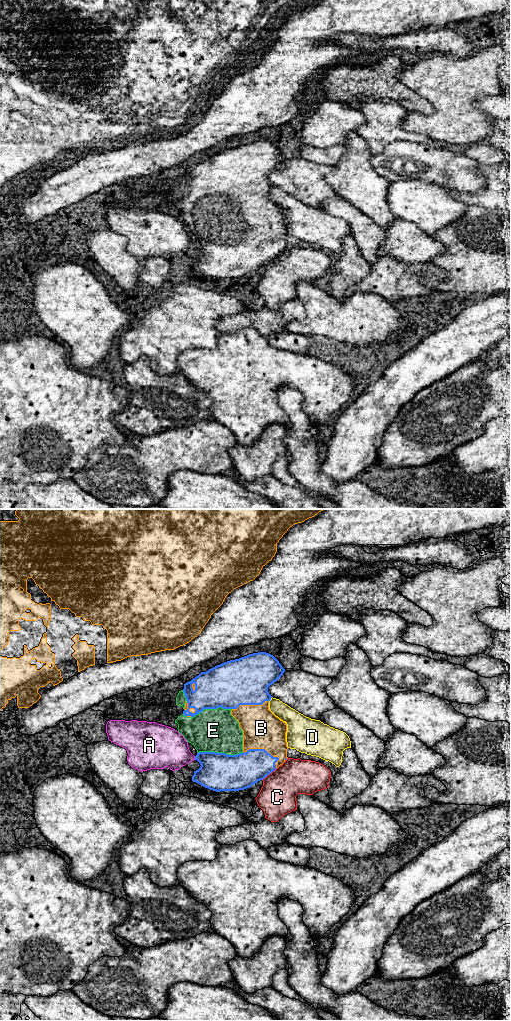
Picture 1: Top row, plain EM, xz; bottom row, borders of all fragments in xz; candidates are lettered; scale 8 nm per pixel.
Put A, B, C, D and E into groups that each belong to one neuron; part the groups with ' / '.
A / B / C / D / E

